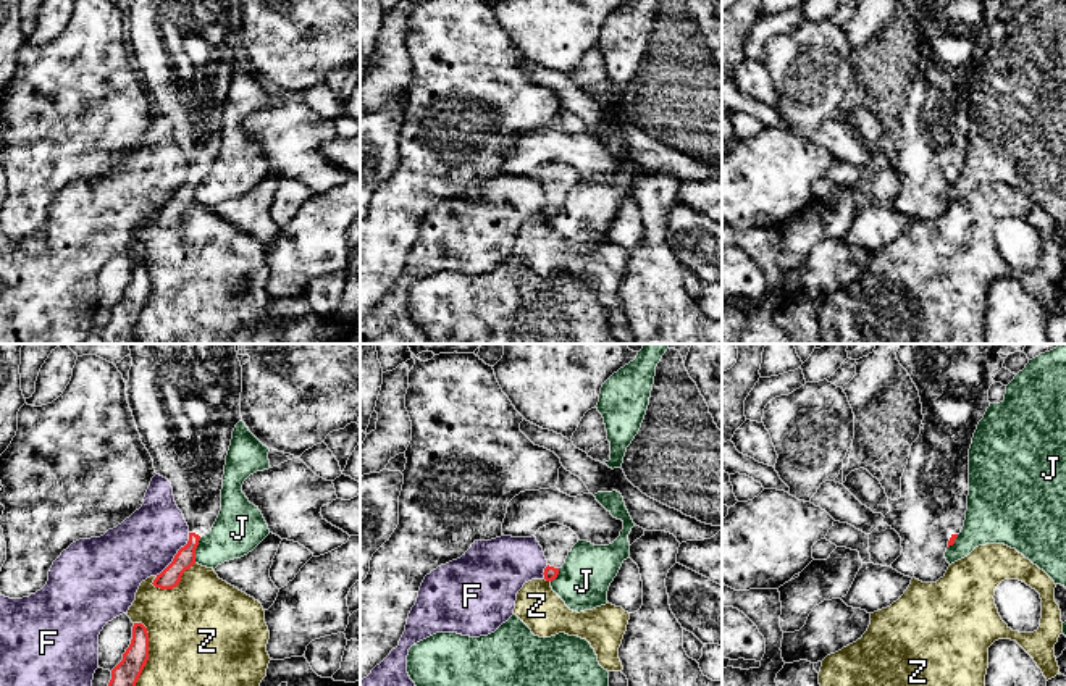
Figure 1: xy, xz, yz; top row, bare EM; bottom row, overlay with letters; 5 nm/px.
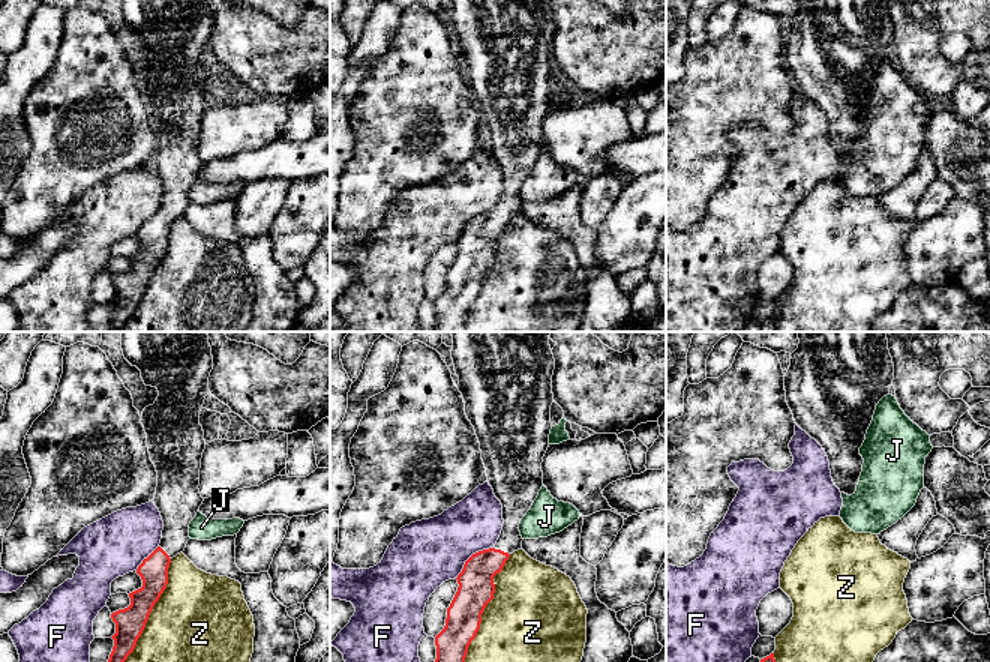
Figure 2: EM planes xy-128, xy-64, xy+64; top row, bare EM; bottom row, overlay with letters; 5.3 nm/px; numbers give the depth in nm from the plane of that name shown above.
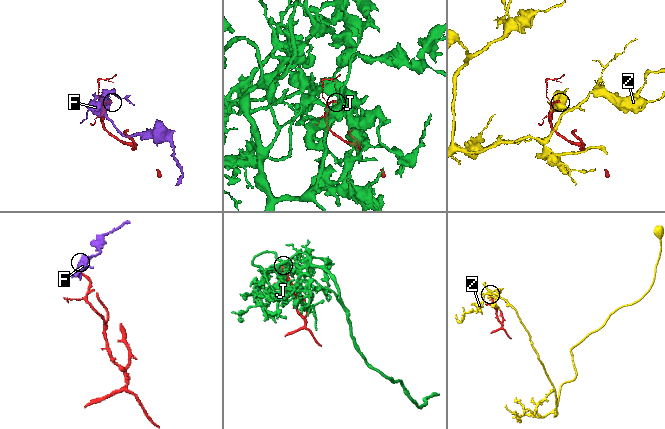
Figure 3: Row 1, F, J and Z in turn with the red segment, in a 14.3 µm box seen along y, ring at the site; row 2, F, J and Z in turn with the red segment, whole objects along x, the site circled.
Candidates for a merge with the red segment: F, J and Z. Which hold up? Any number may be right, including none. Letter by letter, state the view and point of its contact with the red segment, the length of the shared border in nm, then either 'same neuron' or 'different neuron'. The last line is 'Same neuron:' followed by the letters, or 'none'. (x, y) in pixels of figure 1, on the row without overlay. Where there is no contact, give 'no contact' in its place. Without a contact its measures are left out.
F: meets red in xy at (175, 194); contact 280 nm long; different neuron
J: meets red in xy at (194, 189); contact 130 nm long; different neuron
Z: meets red in xy at (146, 301); contact 420 nm long; different neuron
Same neuron: none

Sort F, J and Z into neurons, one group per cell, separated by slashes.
F / J / Z

